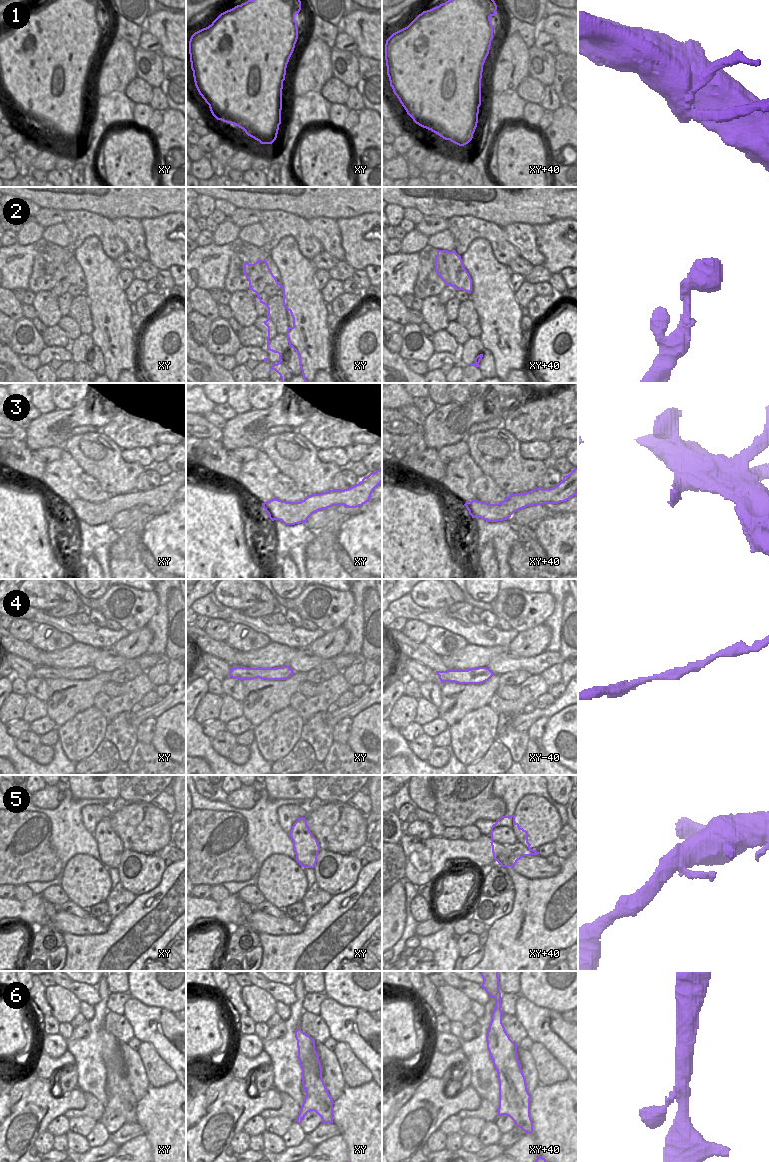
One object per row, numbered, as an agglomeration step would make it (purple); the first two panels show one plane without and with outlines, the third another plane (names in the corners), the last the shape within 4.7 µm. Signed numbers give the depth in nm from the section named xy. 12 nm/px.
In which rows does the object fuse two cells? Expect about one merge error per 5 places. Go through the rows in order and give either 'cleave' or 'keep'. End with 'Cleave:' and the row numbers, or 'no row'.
1: cleave
2: cleave
3: keep
4: keep
5: cleave
6: keep
Cleave: 1, 2, 5

